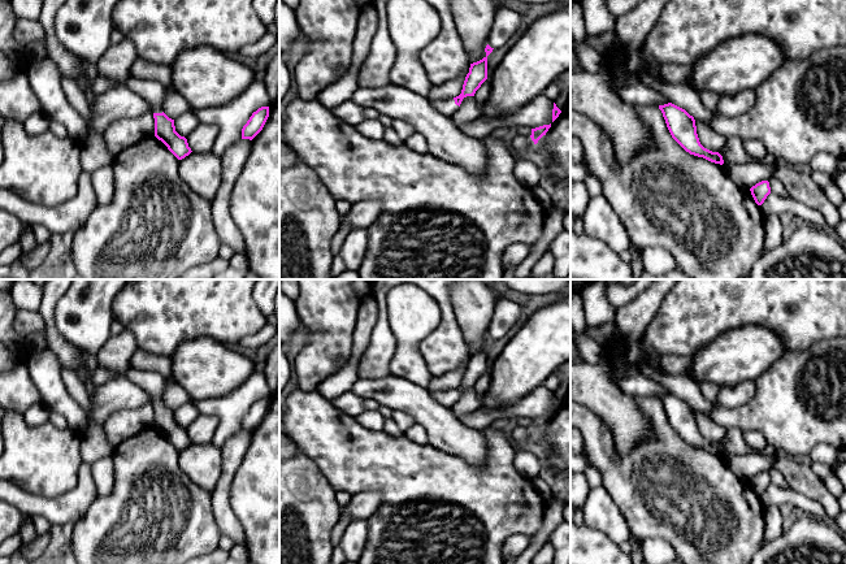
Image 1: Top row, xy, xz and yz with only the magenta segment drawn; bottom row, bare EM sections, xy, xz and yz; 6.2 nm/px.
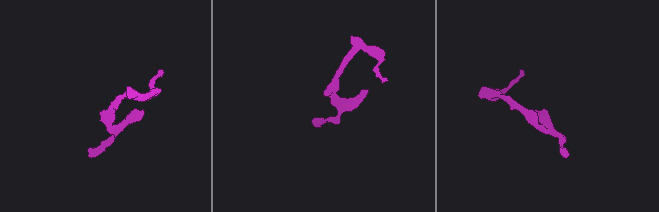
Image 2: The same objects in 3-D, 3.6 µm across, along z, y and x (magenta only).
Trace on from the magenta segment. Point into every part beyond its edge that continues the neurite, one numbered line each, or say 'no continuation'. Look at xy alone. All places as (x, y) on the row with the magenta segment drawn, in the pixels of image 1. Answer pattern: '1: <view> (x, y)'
1: xy (153, 92)

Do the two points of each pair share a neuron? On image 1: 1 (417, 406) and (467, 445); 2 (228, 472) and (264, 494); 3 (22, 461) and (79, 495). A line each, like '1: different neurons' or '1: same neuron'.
1: same neuron
2: different neurons
3: different neurons

